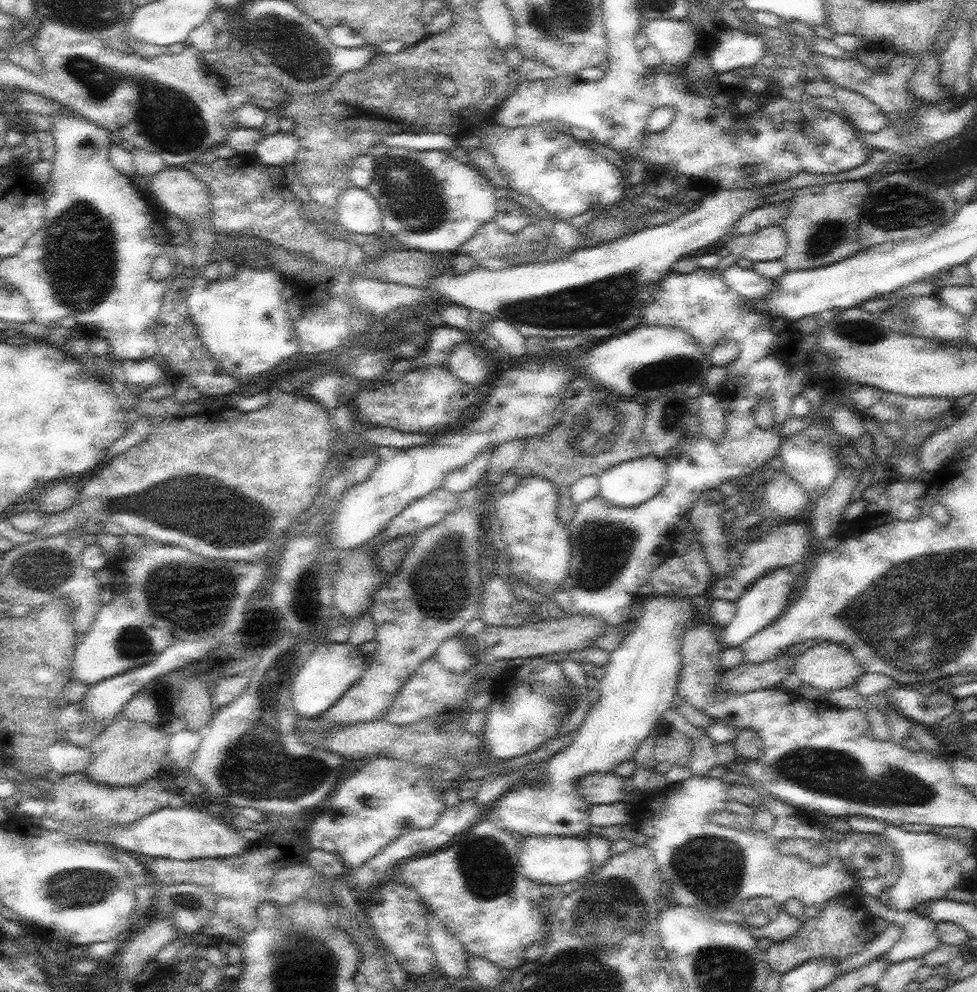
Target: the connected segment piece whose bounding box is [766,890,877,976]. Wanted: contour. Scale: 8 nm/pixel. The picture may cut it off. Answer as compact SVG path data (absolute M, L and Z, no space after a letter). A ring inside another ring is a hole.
M854 890L844 892L828 900L822 912L802 924L802 928L794 936L779 943L771 943L766 951L770 969L782 976L812 959L832 958L836 962L847 959L874 942L877 934L873 922L874 916L864 905L862 896L857 895Z

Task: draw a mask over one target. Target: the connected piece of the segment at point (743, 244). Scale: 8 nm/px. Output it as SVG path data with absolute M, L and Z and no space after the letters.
M782 225L768 226L747 236L730 238L728 248L730 255L752 262L782 259L788 249L787 233Z

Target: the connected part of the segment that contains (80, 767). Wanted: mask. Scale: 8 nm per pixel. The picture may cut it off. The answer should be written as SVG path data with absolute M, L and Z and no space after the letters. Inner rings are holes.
M64 740L56 741L46 748L44 757L51 771L64 775L82 773L91 762L88 747L78 747Z

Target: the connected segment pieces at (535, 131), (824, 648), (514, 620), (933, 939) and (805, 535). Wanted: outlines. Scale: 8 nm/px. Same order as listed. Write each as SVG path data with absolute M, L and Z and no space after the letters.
M486 123L482 124L480 128L478 128L478 132L486 130L485 138L483 139L482 143L479 143L481 146L487 146L492 150L492 154L494 154L494 160L496 160L496 166L500 169L500 172L506 179L508 179L508 184L510 180L510 186L512 186L514 194L518 195L528 195L532 200L536 201L536 203L540 204L540 210L545 213L551 213L556 215L558 219L568 220L570 222L571 218L574 218L578 215L585 214L589 212L591 209L597 206L612 206L616 203L623 203L626 201L626 194L627 194L627 187L625 186L625 182L622 182L622 179L625 179L622 176L622 168L619 166L614 165L604 154L599 154L594 150L592 147L592 143L586 143L584 141L580 142L576 140L570 132L560 132L554 130L554 128L546 129L542 128L539 124L535 124L531 127L516 127L516 128L496 128L493 130L490 126L494 125L495 123Z
M836 640L821 641L800 653L794 667L794 673L804 684L815 686L823 694L856 686L866 672L850 648Z
M492 576L484 581L479 617L486 625L516 627L538 613L529 600L518 600L512 591L512 578Z
M920 909L904 912L886 912L886 920L896 920L902 926L902 937L896 946L884 952L884 959L890 964L896 964L910 958L924 956L942 944L936 923Z
M782 521L779 526L772 527L758 540L749 540L746 549L740 555L740 563L734 565L732 573L713 580L708 593L709 597L711 599L738 600L746 592L746 588L764 574L768 574L776 568L789 567L800 560L808 559L812 547L811 538L811 528L805 523L787 524Z

